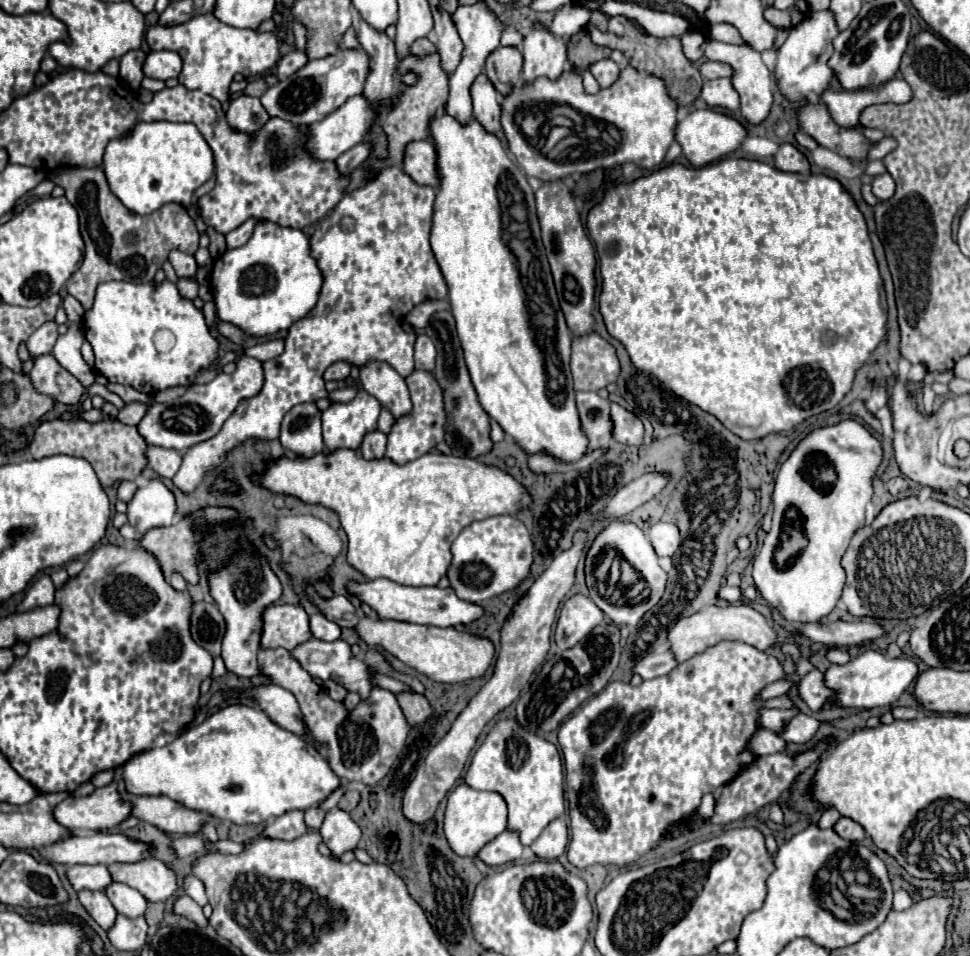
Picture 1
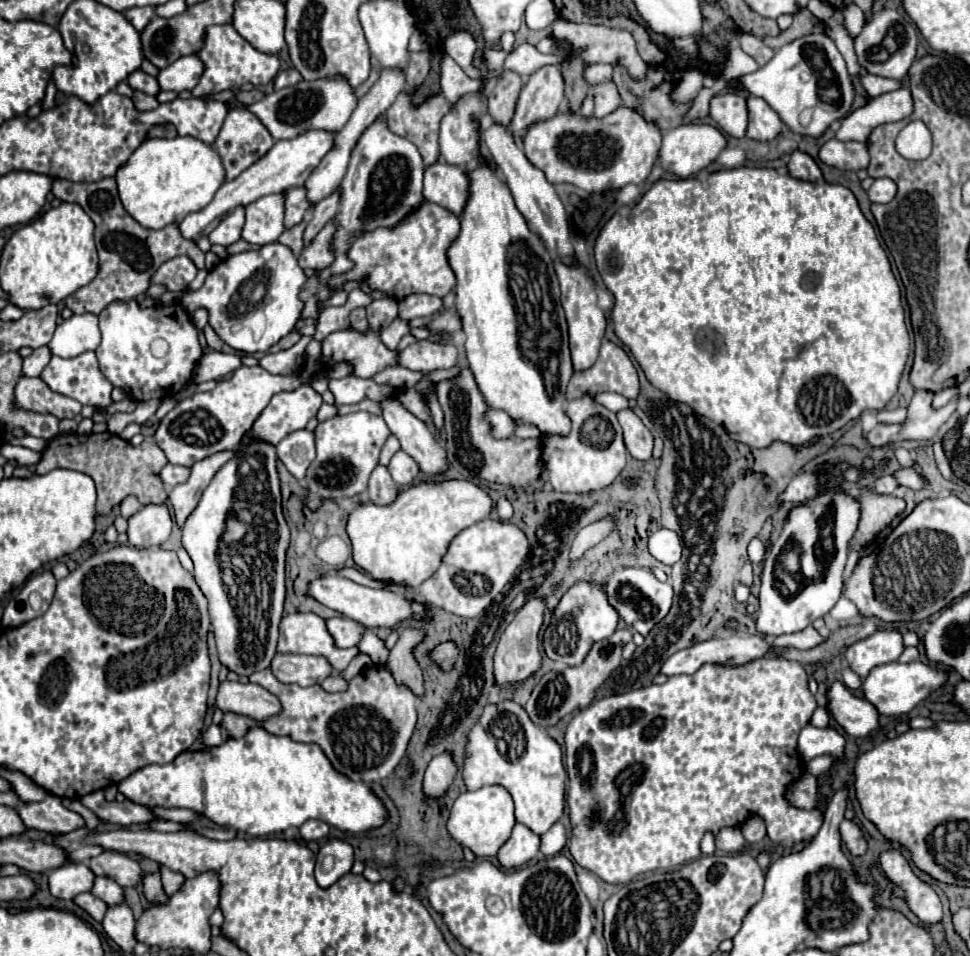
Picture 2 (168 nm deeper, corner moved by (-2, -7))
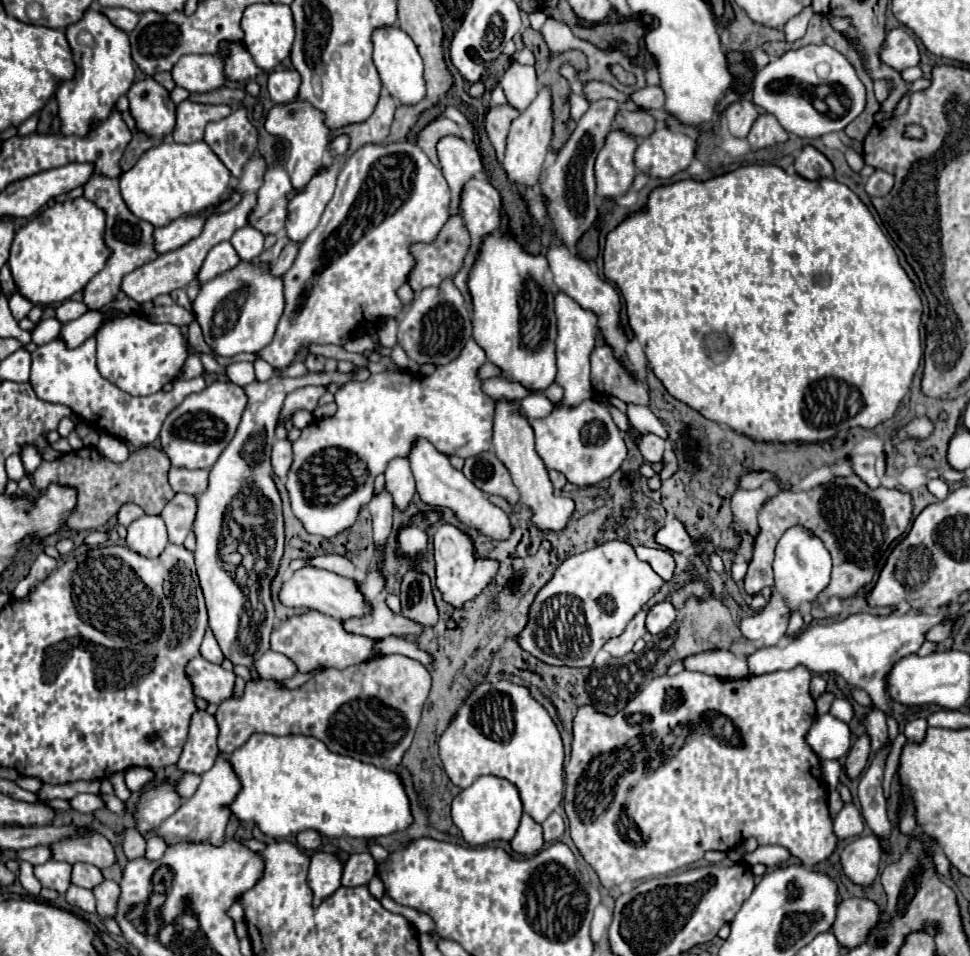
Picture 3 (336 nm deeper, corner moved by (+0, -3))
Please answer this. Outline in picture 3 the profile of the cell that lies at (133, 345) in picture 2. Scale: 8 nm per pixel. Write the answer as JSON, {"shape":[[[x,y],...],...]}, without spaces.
{"shape":[[[136,313],[124,315],[124,317],[112,317],[112,319],[104,321],[96,333],[96,343],[98,343],[98,371],[100,371],[100,375],[130,395],[152,395],[152,393],[158,393],[166,383],[176,381],[182,371],[182,365],[190,353],[188,339],[178,325],[152,323],[148,317],[136,315]]]}

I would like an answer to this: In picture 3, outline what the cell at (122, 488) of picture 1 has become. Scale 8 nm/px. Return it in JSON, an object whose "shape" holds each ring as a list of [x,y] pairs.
{"shape":[[[124,503],[122,507],[120,507],[120,511],[118,511],[118,523],[120,525],[124,525],[124,527],[128,527],[134,519],[138,519],[140,515],[144,515],[144,511],[138,507],[138,505],[134,505],[134,503]]]}

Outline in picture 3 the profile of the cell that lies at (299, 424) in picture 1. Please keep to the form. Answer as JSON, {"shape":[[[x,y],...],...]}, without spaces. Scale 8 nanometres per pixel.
{"shape":[[[288,437],[278,439],[272,447],[272,469],[278,477],[286,477],[292,467],[292,441]]]}

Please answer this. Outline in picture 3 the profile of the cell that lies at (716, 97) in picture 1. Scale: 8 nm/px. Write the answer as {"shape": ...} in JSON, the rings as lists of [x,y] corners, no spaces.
{"shape":[[[742,99],[742,101],[728,105],[726,111],[724,111],[724,117],[728,121],[728,131],[734,137],[746,137],[754,119],[758,117],[758,107],[750,101]]]}

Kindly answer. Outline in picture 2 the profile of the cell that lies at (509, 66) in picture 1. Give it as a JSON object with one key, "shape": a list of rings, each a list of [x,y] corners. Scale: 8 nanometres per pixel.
{"shape":[[[504,71],[504,77],[492,85],[492,95],[488,99],[488,113],[494,123],[500,123],[504,127],[510,125],[520,89],[522,89],[522,79],[514,71]]]}

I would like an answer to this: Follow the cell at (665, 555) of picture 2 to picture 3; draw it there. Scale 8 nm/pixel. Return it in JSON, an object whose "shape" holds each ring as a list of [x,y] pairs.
{"shape":[[[674,517],[668,519],[664,523],[664,527],[658,529],[656,543],[660,547],[672,551],[672,553],[682,553],[682,551],[686,551],[686,549],[690,549],[694,545],[692,539],[690,539],[690,535],[684,531],[682,523],[678,519],[674,519]]]}

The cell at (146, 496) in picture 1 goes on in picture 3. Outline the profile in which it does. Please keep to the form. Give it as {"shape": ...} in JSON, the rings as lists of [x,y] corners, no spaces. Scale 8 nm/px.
{"shape":[[[142,515],[140,519],[132,521],[128,525],[126,543],[132,551],[144,557],[158,557],[168,543],[168,533],[162,515]]]}

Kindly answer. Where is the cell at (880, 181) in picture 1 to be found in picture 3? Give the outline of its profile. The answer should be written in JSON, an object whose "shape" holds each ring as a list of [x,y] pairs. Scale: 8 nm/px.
{"shape":[[[876,169],[876,171],[868,177],[868,181],[866,181],[866,193],[868,193],[870,197],[882,197],[882,195],[886,195],[892,187],[894,187],[892,175],[886,173],[886,171],[880,171],[880,169]]]}

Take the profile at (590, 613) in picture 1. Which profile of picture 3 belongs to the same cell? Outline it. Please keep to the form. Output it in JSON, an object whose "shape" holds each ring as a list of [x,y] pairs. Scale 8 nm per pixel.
{"shape":[[[608,541],[580,555],[568,557],[554,573],[548,585],[540,589],[526,629],[518,635],[524,651],[548,665],[588,667],[598,649],[612,637],[618,637],[628,621],[648,603],[662,579],[640,561],[634,549],[624,541]]]}

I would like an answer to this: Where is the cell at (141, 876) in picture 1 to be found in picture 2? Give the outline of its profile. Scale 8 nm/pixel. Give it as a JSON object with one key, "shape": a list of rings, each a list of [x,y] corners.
{"shape":[[[104,851],[98,857],[92,857],[88,867],[94,871],[94,875],[114,879],[122,887],[134,887],[144,875],[134,859],[118,851]]]}

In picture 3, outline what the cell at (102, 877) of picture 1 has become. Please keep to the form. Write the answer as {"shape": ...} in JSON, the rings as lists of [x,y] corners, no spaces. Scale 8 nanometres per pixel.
{"shape":[[[52,859],[52,861],[44,863],[44,865],[36,865],[34,875],[42,883],[42,887],[54,889],[60,895],[64,895],[68,891],[68,887],[72,885],[72,881],[70,881],[72,865],[70,863],[60,863],[56,859]]]}

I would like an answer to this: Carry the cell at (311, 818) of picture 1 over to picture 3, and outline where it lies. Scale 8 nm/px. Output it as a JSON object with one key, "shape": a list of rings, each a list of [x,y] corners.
{"shape":[[[308,829],[308,831],[300,831],[298,835],[296,835],[296,839],[298,839],[298,845],[300,847],[304,847],[304,849],[318,849],[320,847],[320,843],[322,843],[322,835],[318,833],[318,831],[312,831],[312,829]]]}

